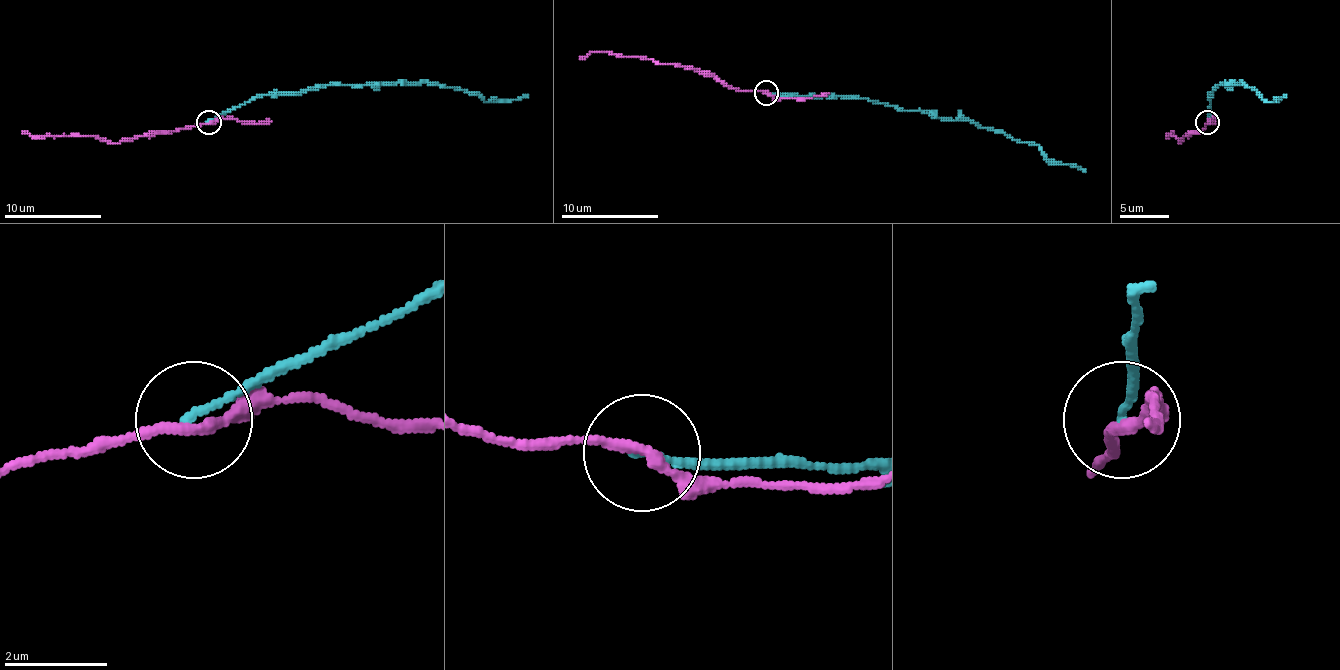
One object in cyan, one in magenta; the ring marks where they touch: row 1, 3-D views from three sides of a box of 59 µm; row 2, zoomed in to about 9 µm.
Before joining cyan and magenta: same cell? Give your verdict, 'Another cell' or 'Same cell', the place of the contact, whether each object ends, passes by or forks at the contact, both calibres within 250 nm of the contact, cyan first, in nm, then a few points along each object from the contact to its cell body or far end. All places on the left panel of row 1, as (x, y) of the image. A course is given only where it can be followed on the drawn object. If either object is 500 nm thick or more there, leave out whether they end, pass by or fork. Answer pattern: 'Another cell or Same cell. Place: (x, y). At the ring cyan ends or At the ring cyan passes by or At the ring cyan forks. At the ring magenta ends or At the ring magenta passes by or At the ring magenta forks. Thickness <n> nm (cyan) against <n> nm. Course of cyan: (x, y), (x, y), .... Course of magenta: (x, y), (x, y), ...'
Another cell. Place: (208, 122). At the ring cyan ends. At the ring magenta passes by. Thickness 150 nm (cyan) against 200 nm. Course of cyan: (208, 121), (264, 94), (296, 94), (330, 85), (435, 82), (476, 92), (486, 102), (528, 94). Course of magenta: (208, 124), (118, 143), (100, 141), (93, 136), (32, 136), (22, 131)

